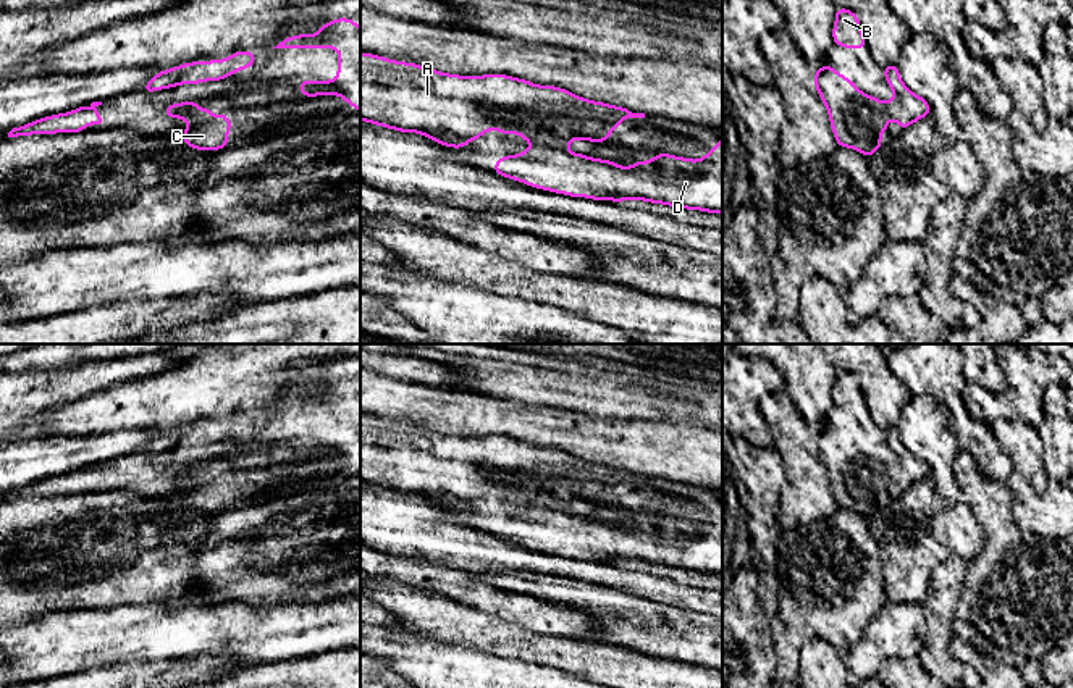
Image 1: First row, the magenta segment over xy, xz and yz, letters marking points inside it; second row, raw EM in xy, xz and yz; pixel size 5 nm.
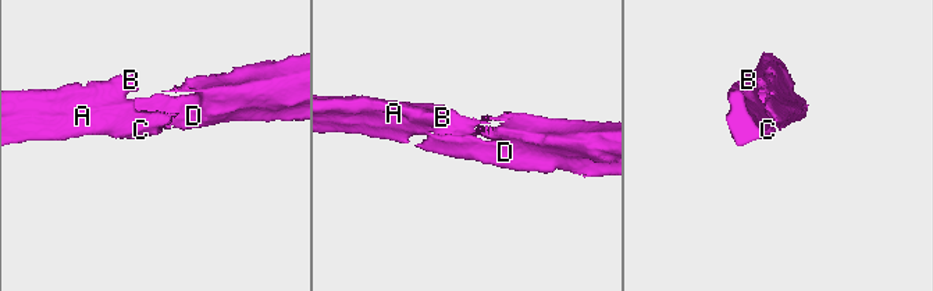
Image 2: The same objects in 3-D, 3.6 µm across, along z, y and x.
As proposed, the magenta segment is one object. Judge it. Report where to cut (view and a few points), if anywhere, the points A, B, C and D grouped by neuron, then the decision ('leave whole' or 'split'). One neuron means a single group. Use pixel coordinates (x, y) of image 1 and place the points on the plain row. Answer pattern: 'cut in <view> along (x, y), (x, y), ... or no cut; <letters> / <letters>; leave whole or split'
no cut; A B C D; leave whole

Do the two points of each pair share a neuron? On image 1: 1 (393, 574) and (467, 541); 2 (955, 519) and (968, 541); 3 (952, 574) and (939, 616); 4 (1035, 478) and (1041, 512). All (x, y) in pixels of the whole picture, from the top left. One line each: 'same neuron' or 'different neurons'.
1: different neurons
2: same neuron
3: same neuron
4: same neuron

